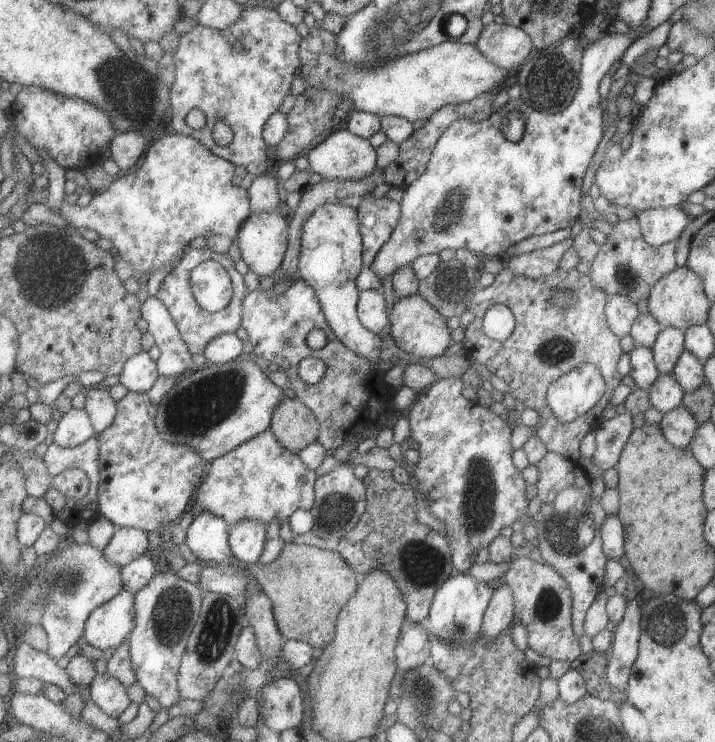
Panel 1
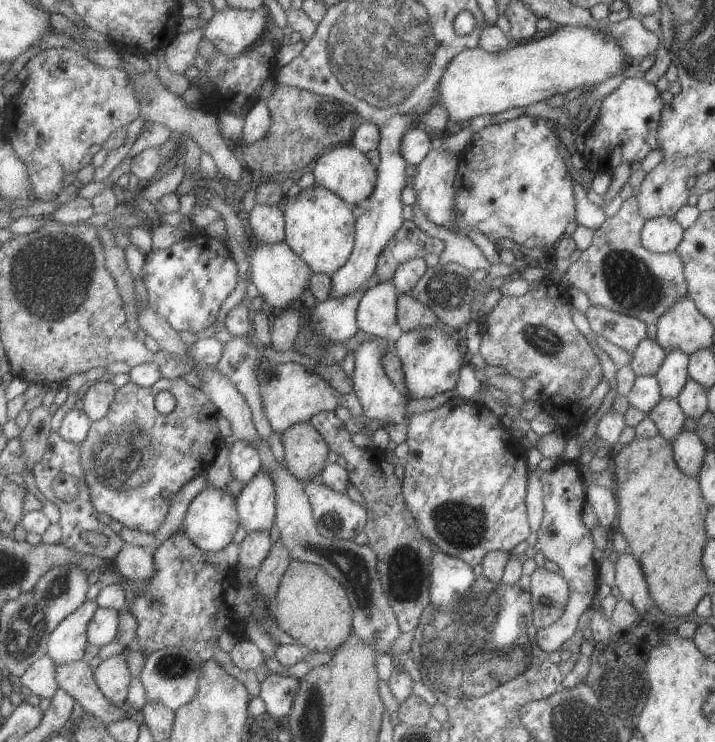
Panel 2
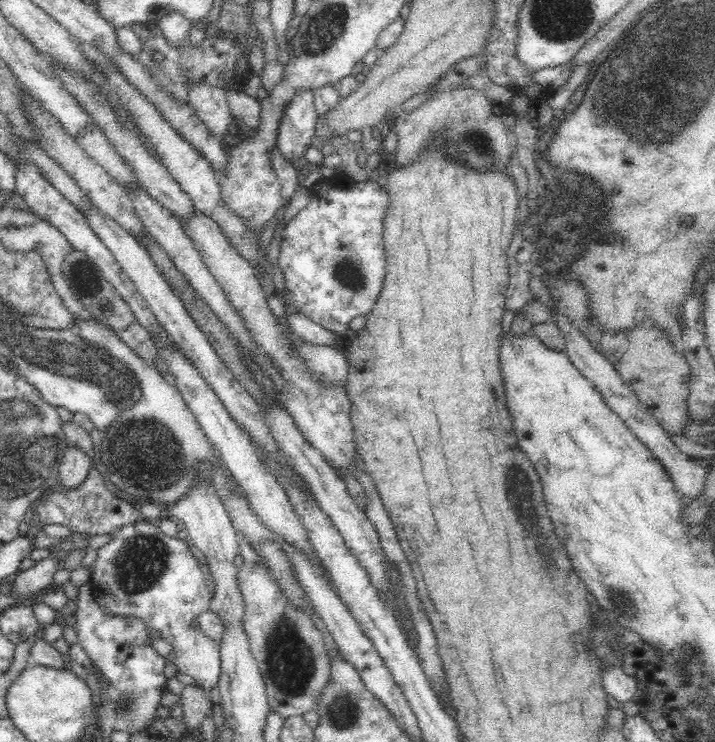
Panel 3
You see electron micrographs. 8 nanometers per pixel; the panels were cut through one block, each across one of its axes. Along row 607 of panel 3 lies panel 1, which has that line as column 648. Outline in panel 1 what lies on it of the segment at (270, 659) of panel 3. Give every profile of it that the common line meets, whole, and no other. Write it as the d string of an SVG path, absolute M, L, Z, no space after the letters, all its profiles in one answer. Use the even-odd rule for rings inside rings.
M636 217L627 220L617 220L610 224L611 231L606 236L605 244L598 246L597 254L591 262L589 278L593 286L605 292L606 296L623 294L635 306L642 300L647 300L649 290L659 278L669 274L675 264L675 250L679 236L675 240L659 246L649 246L642 237L639 222Z

